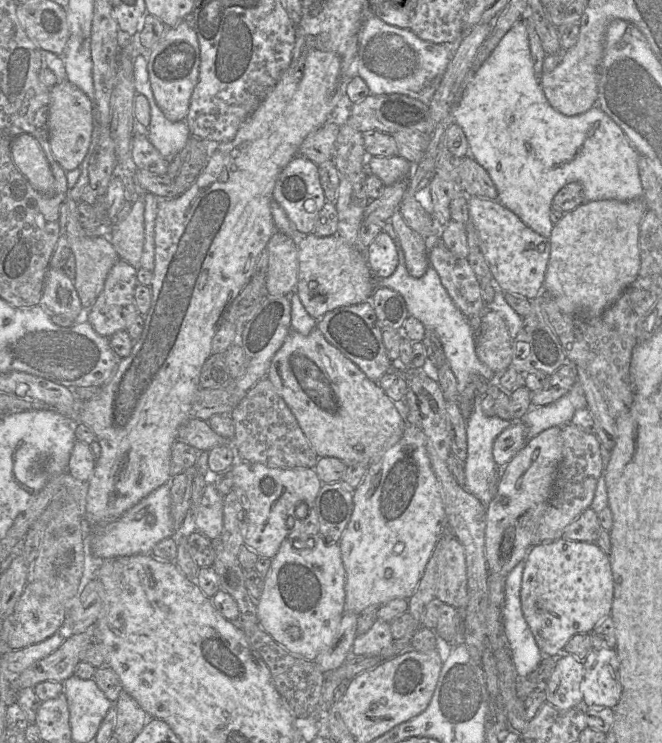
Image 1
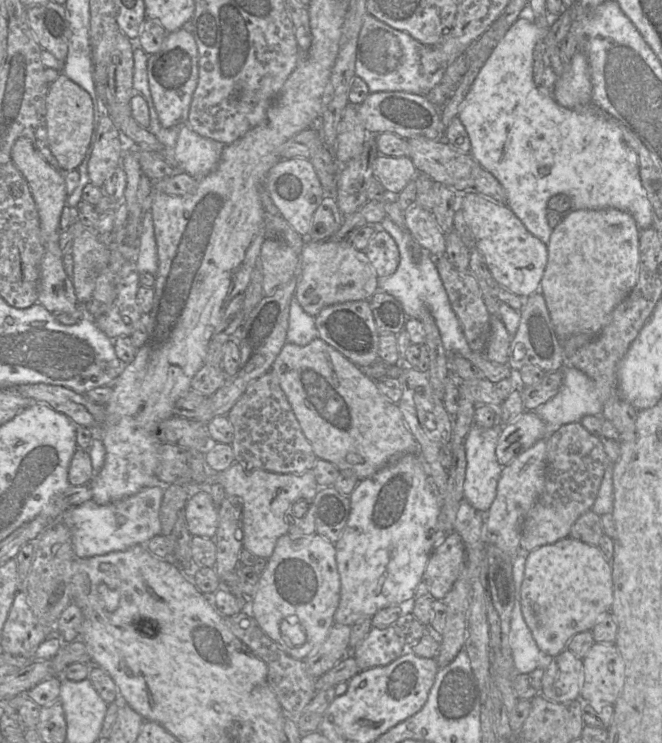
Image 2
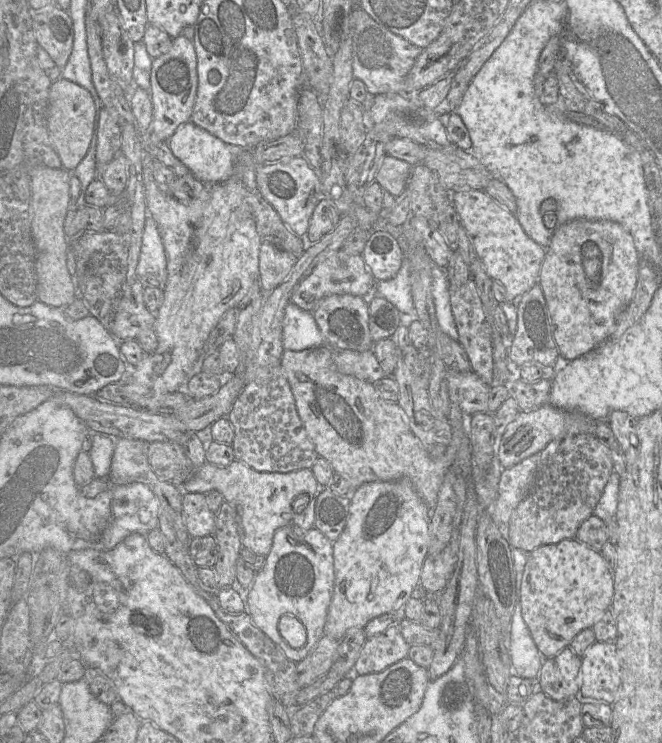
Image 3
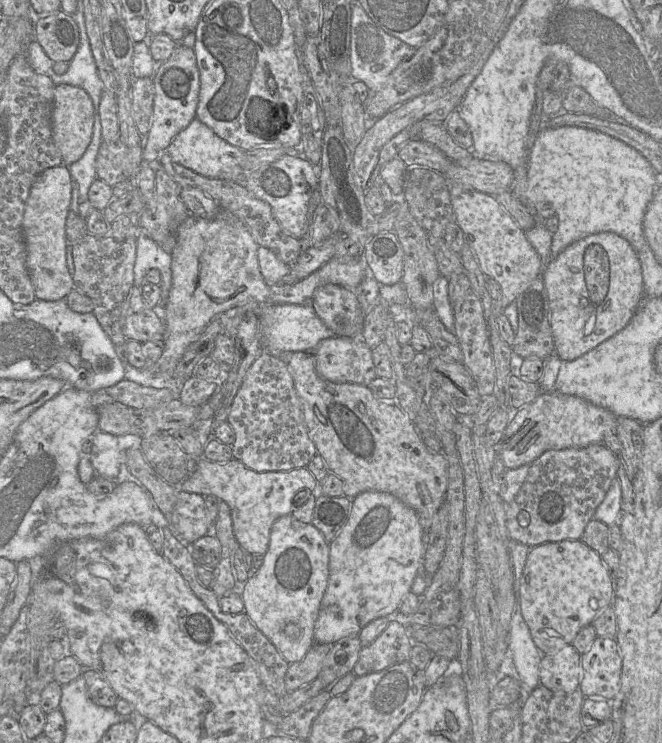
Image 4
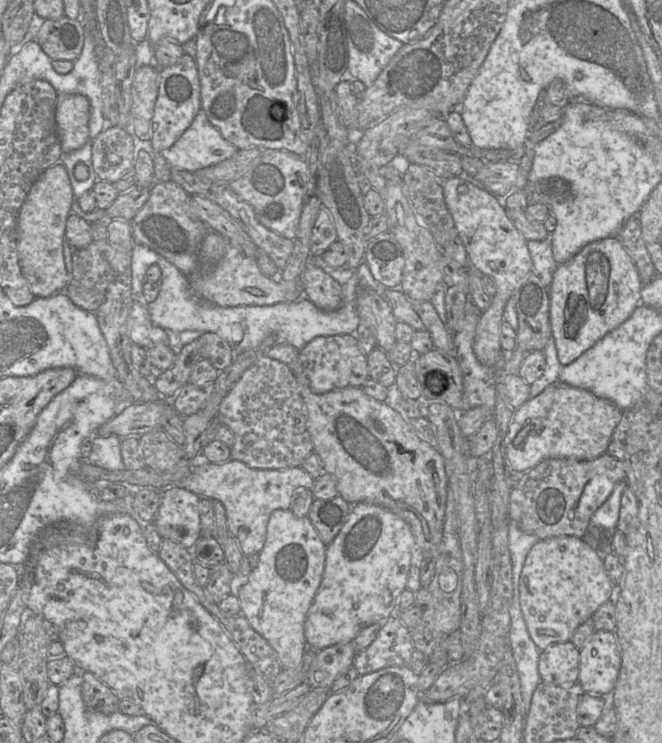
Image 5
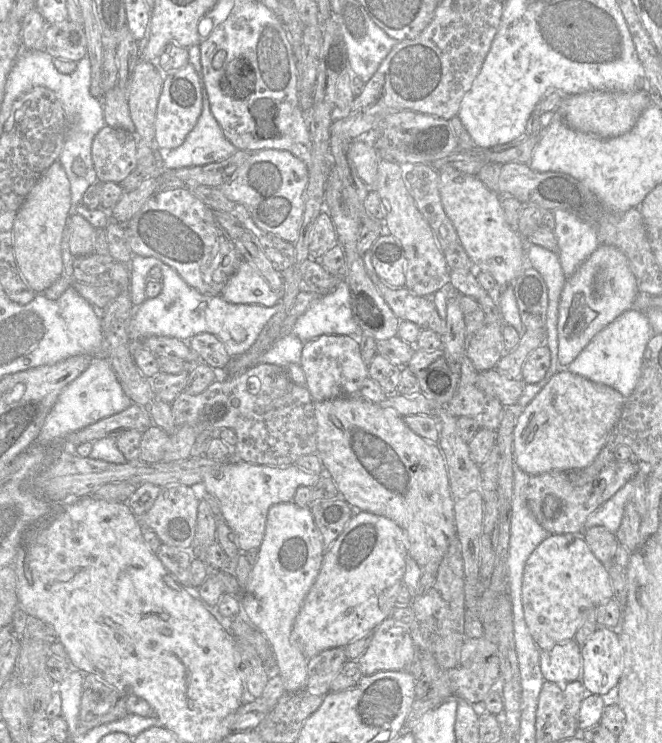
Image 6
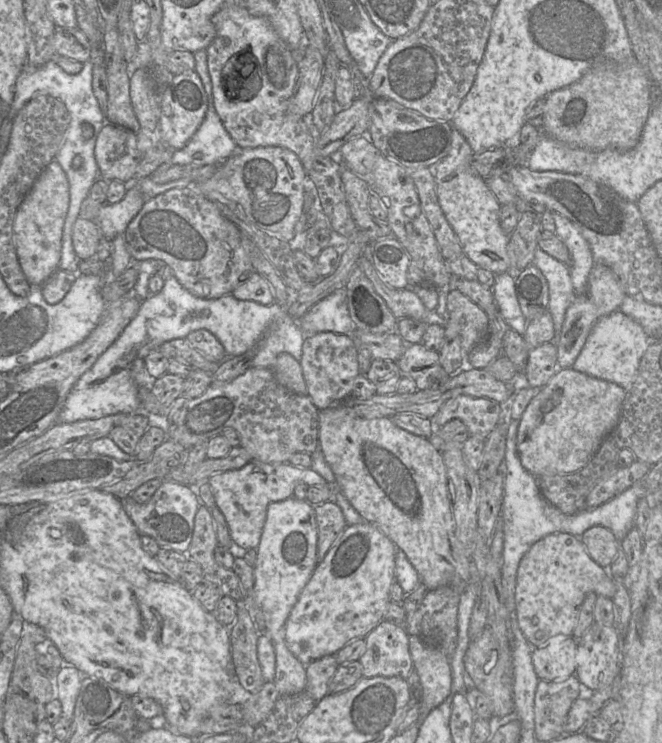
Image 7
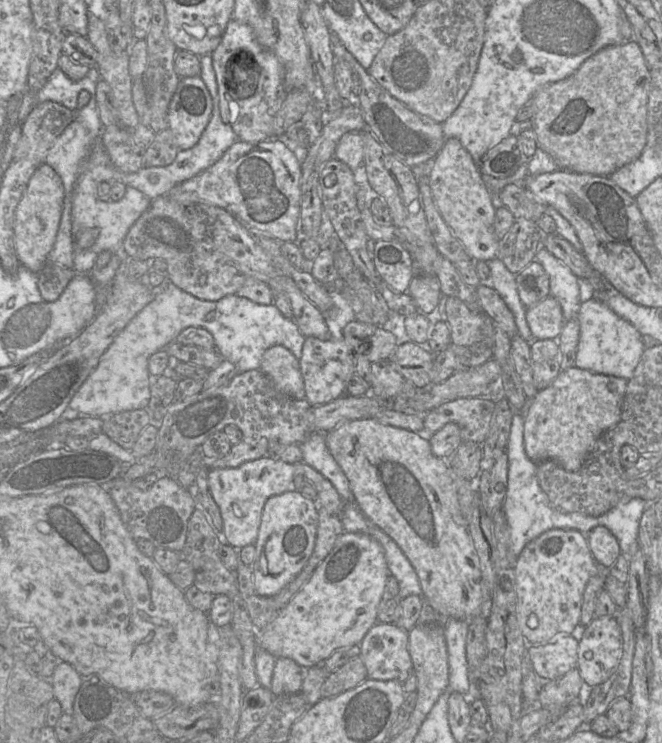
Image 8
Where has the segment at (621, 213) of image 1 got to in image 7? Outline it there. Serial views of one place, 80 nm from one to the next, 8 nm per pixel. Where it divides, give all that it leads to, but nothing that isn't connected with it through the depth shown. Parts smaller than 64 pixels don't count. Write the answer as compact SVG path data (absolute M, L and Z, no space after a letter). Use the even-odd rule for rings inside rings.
M594 263L589 273L586 292L576 295L566 311L557 345L558 368L572 368L596 322L601 317L619 310L625 296L617 275L608 266Z

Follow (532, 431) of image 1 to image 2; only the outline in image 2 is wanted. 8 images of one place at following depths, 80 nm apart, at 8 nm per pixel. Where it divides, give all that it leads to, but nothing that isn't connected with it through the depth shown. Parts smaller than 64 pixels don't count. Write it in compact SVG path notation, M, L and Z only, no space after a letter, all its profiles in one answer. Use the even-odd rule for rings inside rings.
M566 364L559 392L533 411L545 422L547 434L561 426L580 422L586 415L602 415L604 403L594 382L582 371Z

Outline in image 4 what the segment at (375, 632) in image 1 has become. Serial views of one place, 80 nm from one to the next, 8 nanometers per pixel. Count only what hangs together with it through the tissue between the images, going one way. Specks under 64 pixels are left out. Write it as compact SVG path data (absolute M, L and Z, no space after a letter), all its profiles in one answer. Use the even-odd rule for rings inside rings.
M397 613L391 617L387 627L373 642L361 648L353 668L354 675L362 676L378 672L409 661L413 644L407 625Z

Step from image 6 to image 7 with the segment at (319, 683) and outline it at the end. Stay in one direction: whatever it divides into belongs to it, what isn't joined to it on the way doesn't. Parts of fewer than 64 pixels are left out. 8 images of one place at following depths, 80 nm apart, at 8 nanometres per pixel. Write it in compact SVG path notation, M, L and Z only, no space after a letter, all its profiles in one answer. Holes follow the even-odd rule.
M327 655L306 665L305 691L319 701L329 693L329 682L339 664L335 655Z

